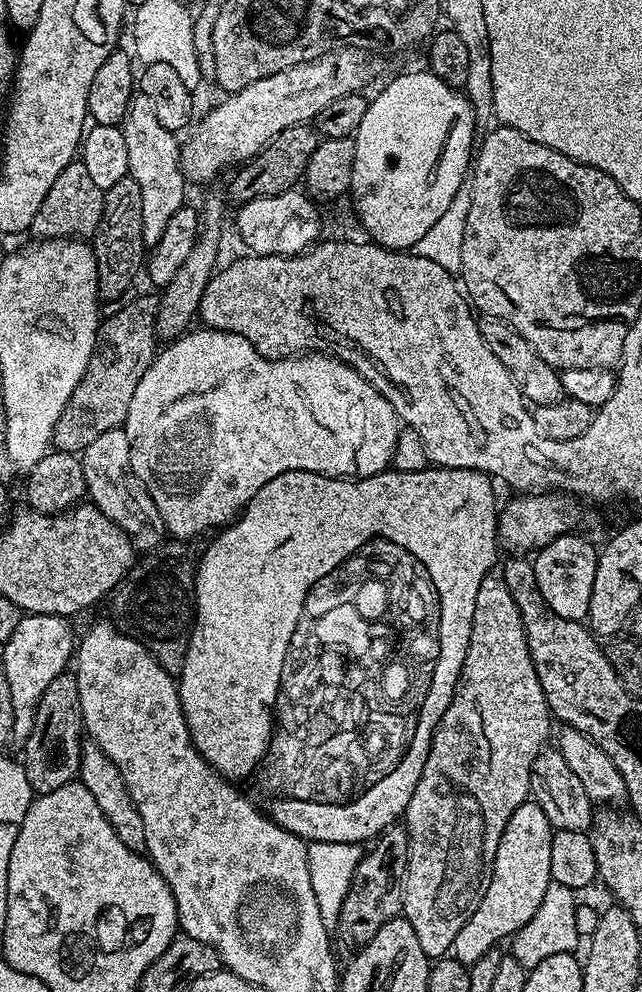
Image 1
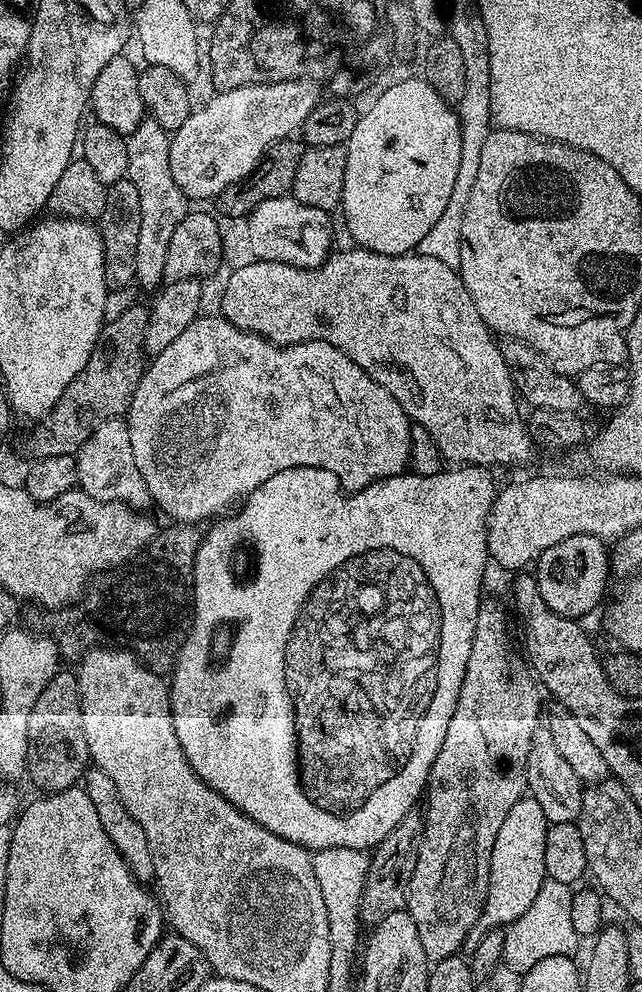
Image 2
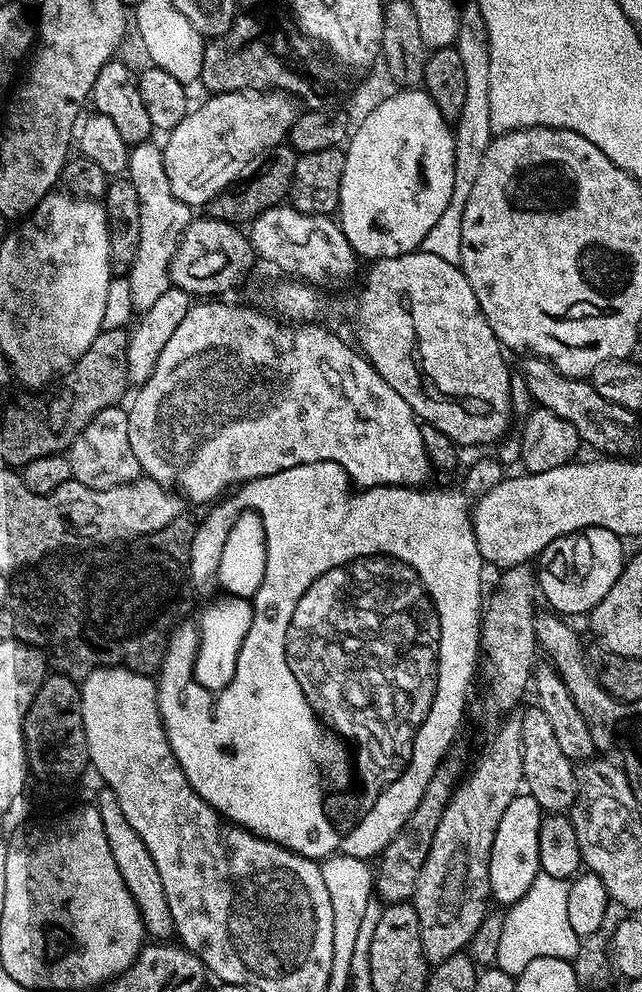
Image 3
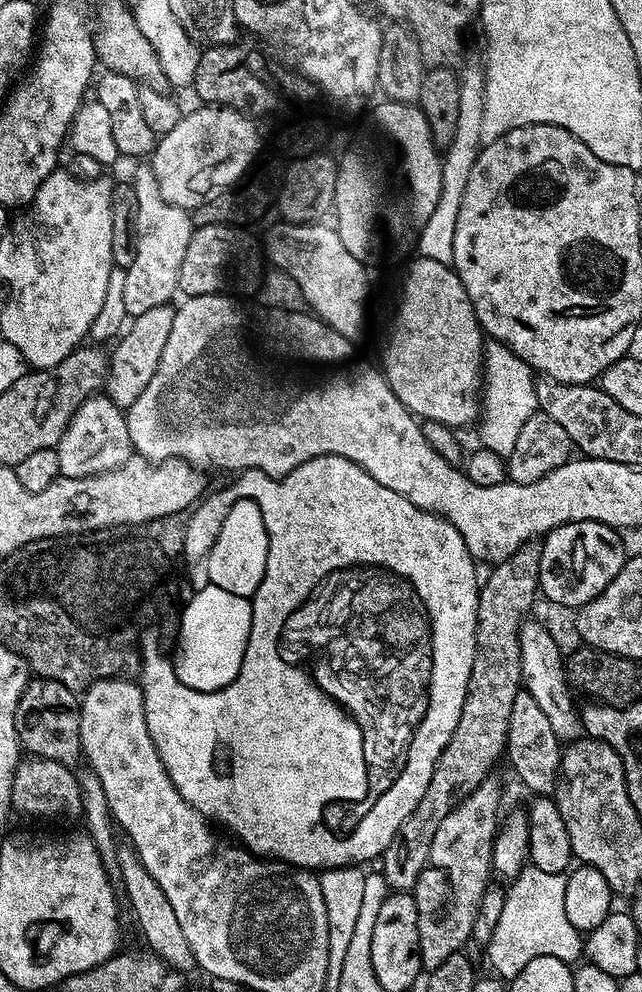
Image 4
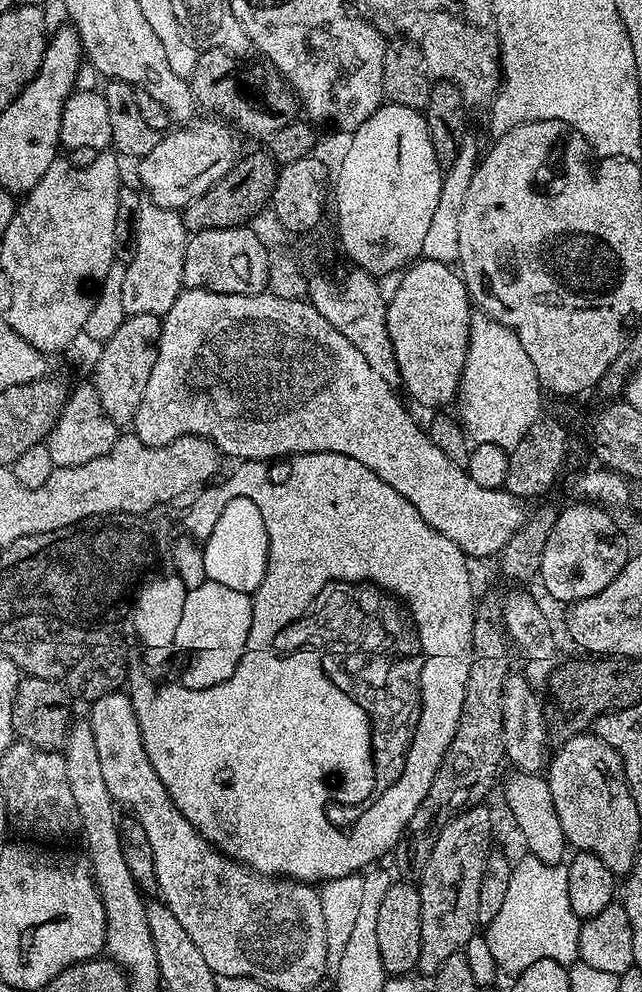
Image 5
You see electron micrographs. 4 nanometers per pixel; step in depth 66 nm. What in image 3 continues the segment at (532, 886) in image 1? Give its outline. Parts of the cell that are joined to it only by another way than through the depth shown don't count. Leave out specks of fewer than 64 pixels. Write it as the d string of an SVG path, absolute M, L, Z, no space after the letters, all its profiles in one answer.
M520 792L506 806L506 811L502 814L502 819L498 822L498 830L495 831L494 842L491 844L490 866L488 867L489 893L496 901L511 906L516 904L518 898L526 894L530 884L537 876L540 869L539 862L539 834L542 821L544 819L543 808L538 806L537 799L527 792Z

